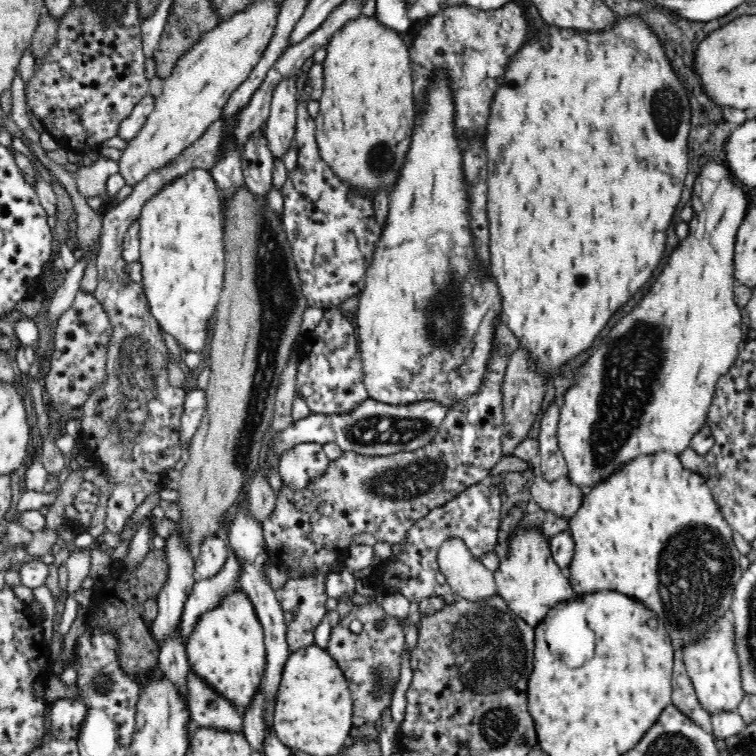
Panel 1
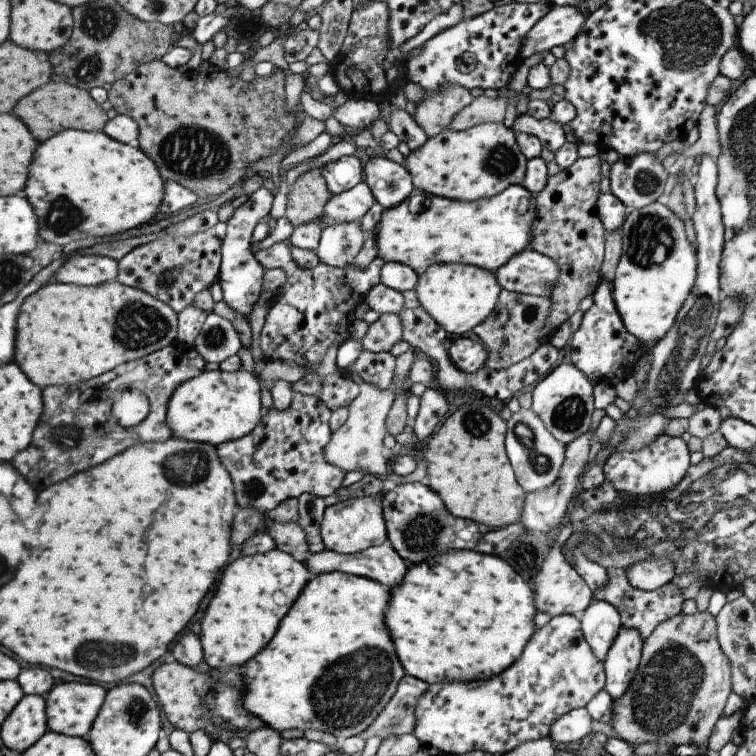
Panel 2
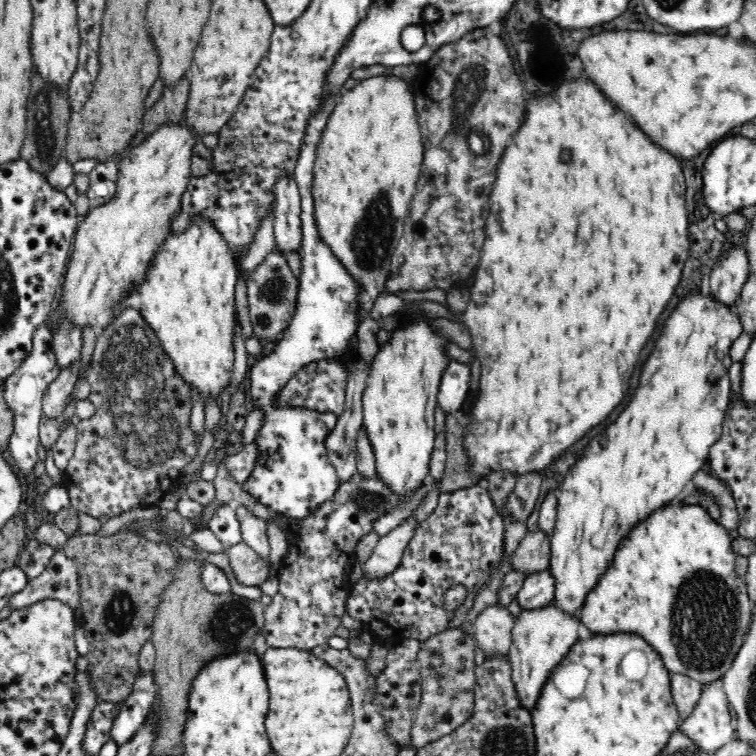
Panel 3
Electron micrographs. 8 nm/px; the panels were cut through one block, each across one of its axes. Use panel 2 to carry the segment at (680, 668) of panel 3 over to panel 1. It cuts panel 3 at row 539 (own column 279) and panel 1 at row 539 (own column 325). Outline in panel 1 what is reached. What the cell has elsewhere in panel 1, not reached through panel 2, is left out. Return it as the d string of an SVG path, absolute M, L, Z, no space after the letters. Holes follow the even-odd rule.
M676 453L636 455L588 488L580 508L569 517L568 533L574 540L574 552L565 573L576 594L620 590L646 600L672 632L677 657L686 641L699 637L708 625L731 608L734 587L743 575L733 532L704 475L686 468Z

